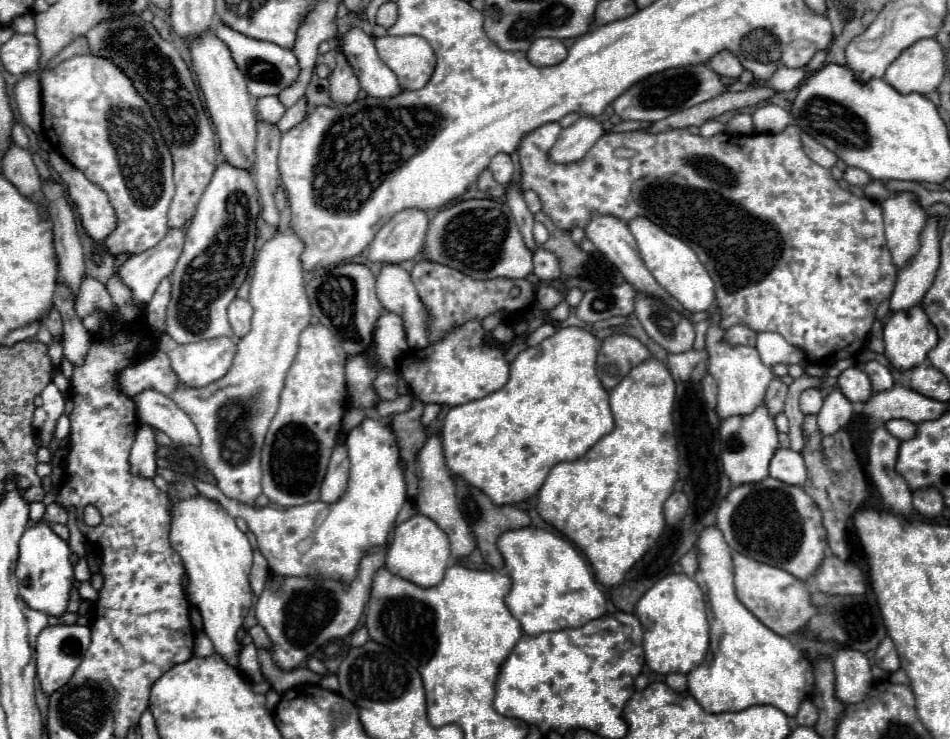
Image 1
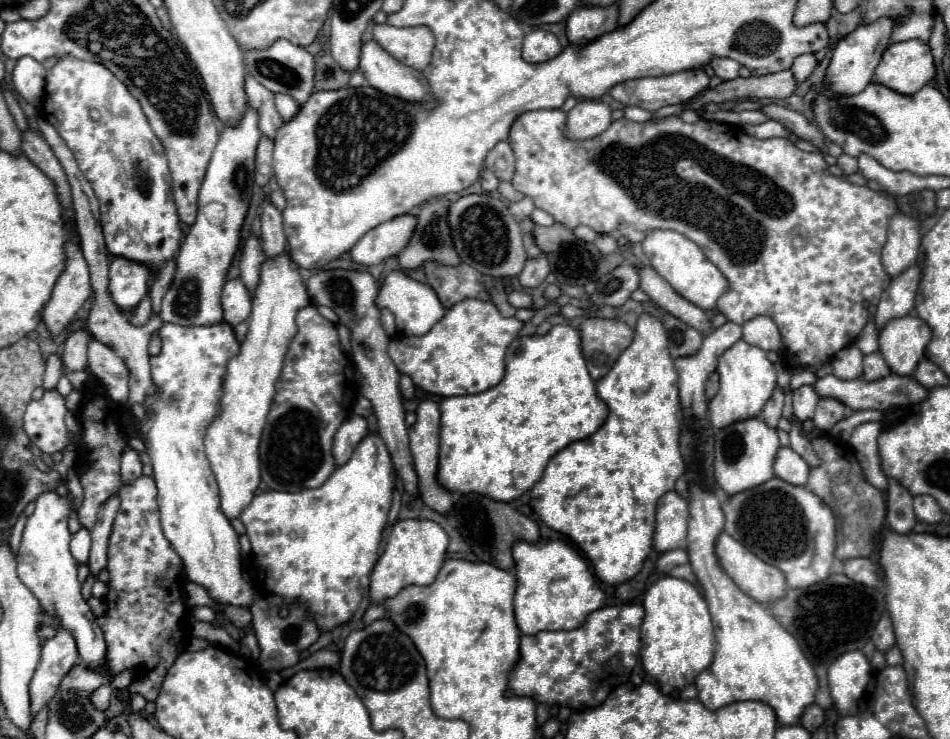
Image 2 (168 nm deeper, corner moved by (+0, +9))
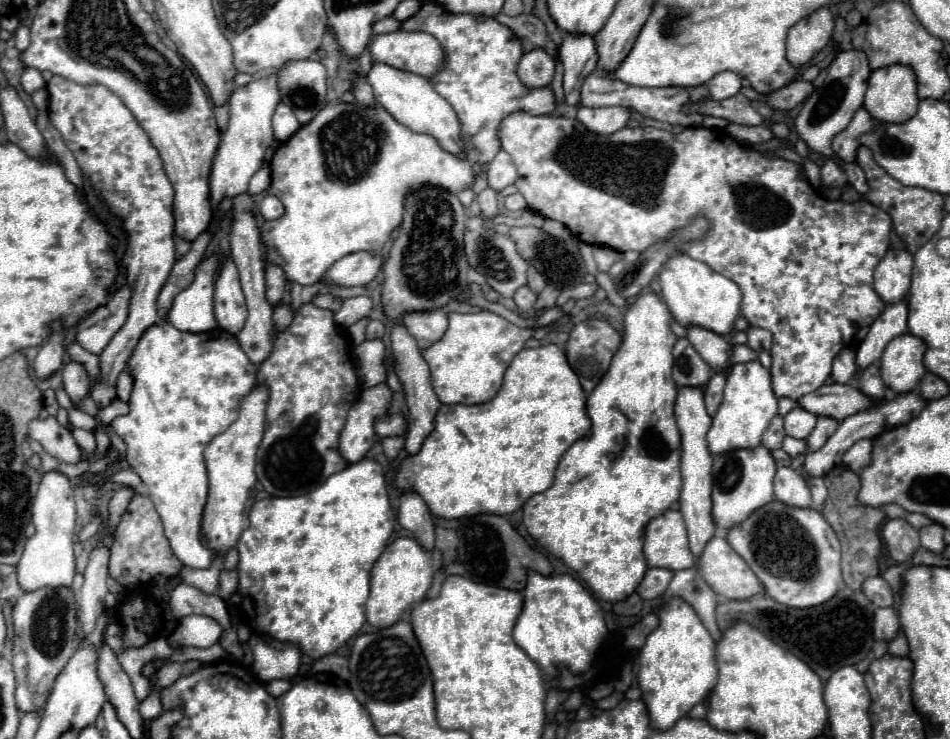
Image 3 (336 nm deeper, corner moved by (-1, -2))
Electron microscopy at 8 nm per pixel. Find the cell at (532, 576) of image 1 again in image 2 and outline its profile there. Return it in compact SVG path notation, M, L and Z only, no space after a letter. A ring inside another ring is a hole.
M518 540L512 546L512 556L518 580L514 614L522 634L536 634L540 630L572 630L580 626L590 612L604 606L606 594L590 572L588 562L564 540Z

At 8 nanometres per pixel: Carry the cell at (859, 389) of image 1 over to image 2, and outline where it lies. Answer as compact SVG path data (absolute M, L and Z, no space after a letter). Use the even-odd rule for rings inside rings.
M850 344L850 346L842 348L832 360L834 376L840 378L840 380L860 378L862 376L862 358L864 358L864 354L858 350L856 344Z

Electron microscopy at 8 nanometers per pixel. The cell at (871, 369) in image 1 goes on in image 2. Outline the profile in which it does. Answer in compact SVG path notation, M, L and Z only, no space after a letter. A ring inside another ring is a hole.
M872 352L864 358L864 378L866 380L880 380L888 374L890 374L890 368L886 366L880 352Z

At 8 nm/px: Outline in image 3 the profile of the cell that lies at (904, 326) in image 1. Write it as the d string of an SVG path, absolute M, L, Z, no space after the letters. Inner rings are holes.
M909 333L893 339L881 355L881 379L895 393L907 393L917 387L925 375L925 343Z

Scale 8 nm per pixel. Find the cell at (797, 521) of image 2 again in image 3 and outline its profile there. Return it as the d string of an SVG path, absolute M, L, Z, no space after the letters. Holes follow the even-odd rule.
M771 501L765 507L757 509L741 525L733 527L727 533L727 541L745 559L745 563L749 563L751 571L757 575L757 579L765 587L765 595L769 595L771 599L777 599L777 603L783 603L787 607L817 607L821 603L827 603L841 589L839 539L831 529L831 525L817 511L797 509L797 507L783 505L779 501Z

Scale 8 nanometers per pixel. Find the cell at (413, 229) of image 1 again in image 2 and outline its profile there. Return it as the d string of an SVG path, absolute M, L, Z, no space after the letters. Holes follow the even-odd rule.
M402 214L372 228L350 250L350 256L364 266L374 266L390 256L396 256L396 252L408 244L408 236L412 236L412 224L416 224L416 216Z

